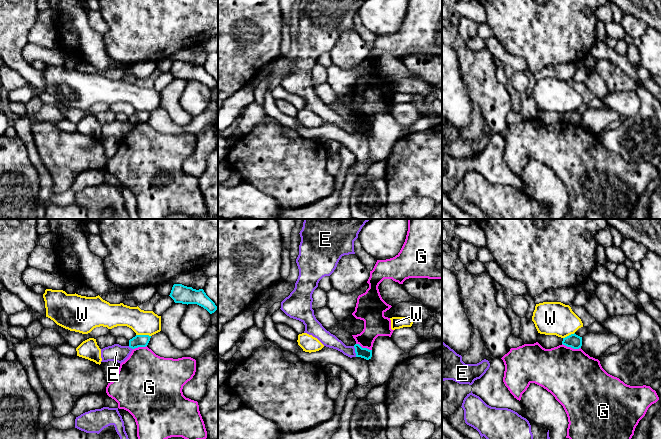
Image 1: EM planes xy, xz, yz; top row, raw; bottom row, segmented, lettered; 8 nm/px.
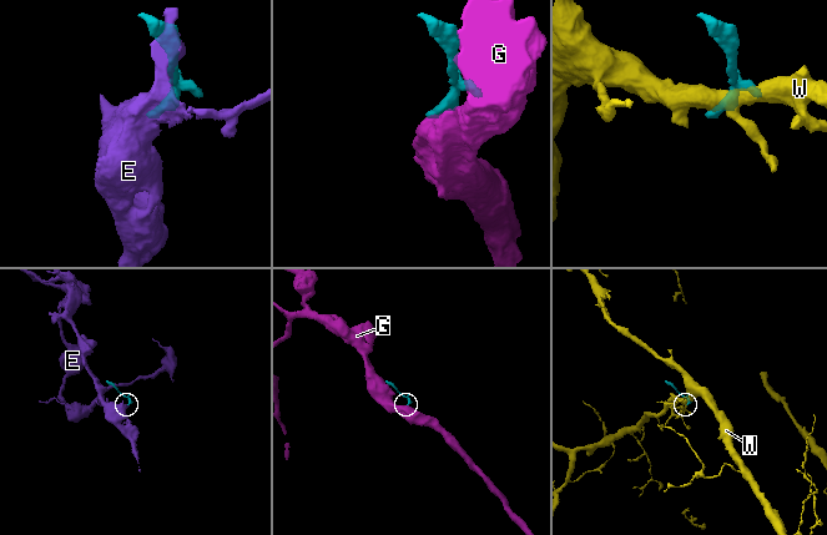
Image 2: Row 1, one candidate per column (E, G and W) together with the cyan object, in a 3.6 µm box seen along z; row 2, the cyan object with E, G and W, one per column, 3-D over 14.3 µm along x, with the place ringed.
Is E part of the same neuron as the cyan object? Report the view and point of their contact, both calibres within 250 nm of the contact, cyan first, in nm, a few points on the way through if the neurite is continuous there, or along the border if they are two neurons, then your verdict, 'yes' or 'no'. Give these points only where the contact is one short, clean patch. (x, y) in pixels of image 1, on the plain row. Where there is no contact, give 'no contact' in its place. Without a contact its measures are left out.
meets cyan in xz at (355, 127); 90 nm thick on the cyan side, 110 nm on the other; border along xz (353, 122), (356, 132); no

